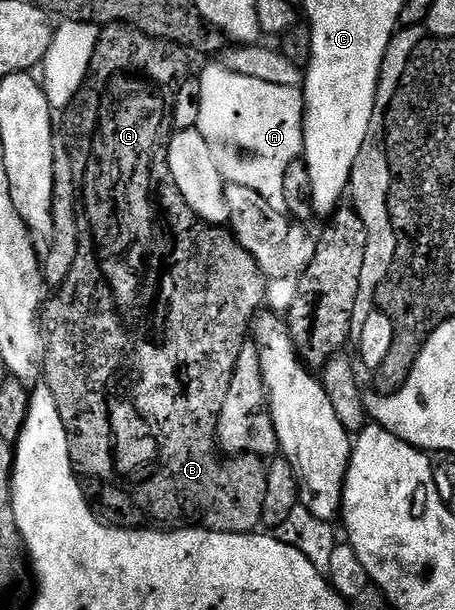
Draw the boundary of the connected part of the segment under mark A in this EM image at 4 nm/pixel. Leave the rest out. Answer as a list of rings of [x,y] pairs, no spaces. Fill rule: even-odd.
[[[215,64],[199,74],[202,106],[199,109],[199,122],[196,131],[209,145],[217,170],[229,184],[247,186],[269,204],[273,211],[283,212],[283,175],[293,160],[304,153],[304,93],[298,87],[272,85],[227,71],[224,65]]]

